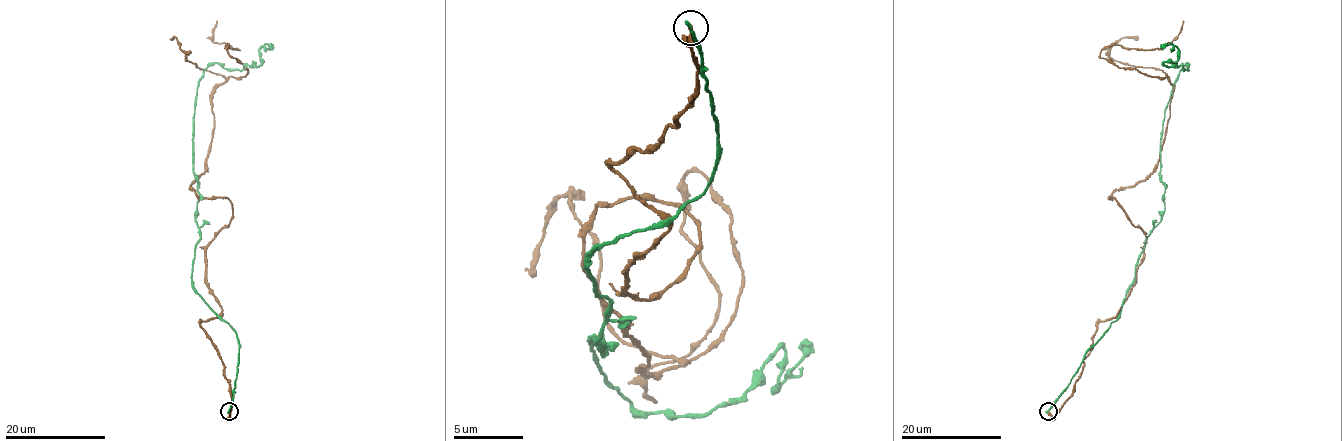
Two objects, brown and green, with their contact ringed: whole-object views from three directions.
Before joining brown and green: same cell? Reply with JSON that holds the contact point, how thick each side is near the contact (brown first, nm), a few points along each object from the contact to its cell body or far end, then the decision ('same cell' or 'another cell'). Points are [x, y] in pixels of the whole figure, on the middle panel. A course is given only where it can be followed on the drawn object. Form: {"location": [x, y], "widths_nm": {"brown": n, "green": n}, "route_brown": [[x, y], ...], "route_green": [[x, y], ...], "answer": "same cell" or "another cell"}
{"location": [690, 27], "widths_nm": {"brown": 320, "green": 280}, "route_brown": [[690, 28], [610, 167], [627, 293], [693, 258], [589, 220], [644, 373], [731, 213], [658, 401]], "route_green": [[690, 28], [717, 167], [585, 261], [610, 303], [589, 345], [641, 411], [710, 414], [808, 338]], "answer": "another cell"}

